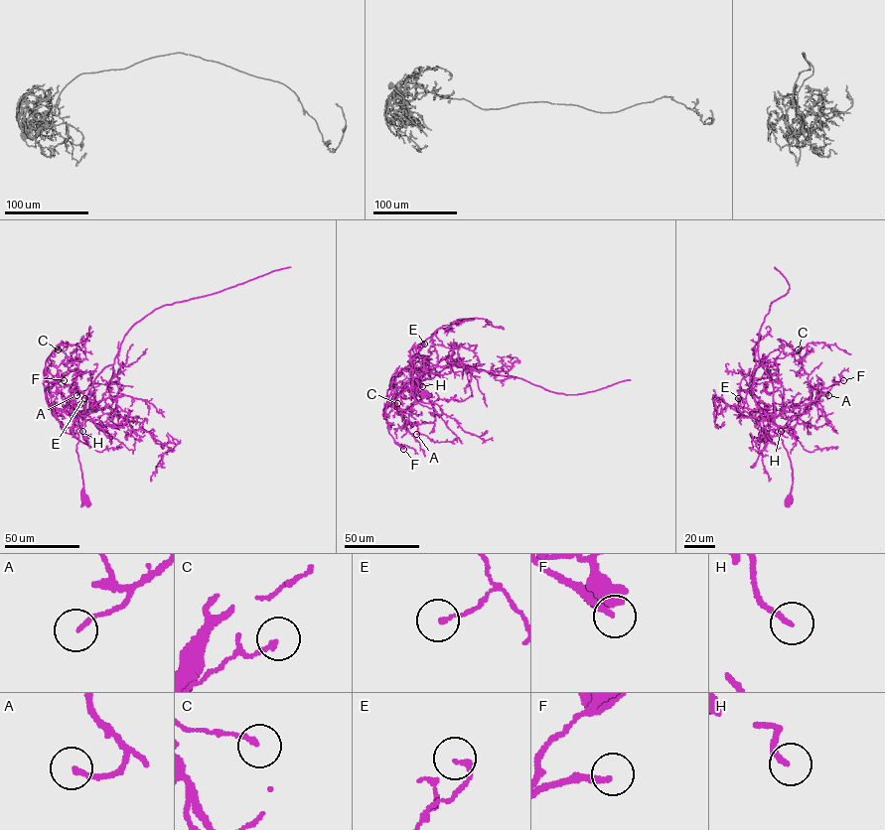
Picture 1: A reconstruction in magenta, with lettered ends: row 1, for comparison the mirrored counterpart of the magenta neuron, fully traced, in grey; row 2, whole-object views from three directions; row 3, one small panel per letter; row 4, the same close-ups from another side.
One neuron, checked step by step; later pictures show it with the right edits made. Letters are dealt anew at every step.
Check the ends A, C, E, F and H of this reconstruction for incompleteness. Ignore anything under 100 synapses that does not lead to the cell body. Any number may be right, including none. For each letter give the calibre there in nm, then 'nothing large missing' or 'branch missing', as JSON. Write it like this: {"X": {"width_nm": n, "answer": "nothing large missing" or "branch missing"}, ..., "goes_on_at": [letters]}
{"A": {"width_nm": 160, "answer": "nothing large missing"}, "C": {"width_nm": 170, "answer": "nothing large missing"}, "E": {"width_nm": 160, "answer": "nothing large missing"}, "F": {"width_nm": 200, "answer": "branch missing"}, "H": {"width_nm": 190, "answer": "nothing large missing"}, "goes_on_at": ["F"]}

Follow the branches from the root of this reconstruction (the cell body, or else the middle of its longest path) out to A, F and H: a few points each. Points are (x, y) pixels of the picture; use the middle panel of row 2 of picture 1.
A: (424, 393), (421, 398), (416, 392), (415, 380), (408, 419), (416, 423), (416, 434)
F: (424, 393), (421, 398), (416, 392), (415, 380), (388, 396), (384, 417), (403, 449)
H: (424, 393), (421, 398), (416, 392), (418, 382), (415, 380), (422, 386)

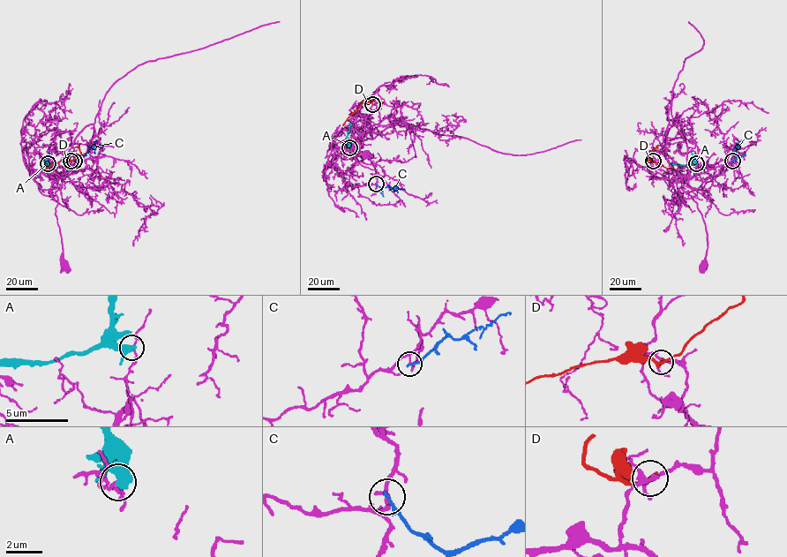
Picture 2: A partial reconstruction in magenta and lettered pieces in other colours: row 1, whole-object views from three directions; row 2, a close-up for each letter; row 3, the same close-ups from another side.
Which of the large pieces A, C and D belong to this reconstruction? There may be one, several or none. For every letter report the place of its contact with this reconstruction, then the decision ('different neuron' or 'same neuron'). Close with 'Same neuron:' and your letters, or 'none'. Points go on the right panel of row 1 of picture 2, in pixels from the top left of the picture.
A: meets magenta at (696, 163); different neuron
C: meets magenta at (732, 161); different neuron
D: meets magenta at (653, 161); different neuron
Same neuron: none

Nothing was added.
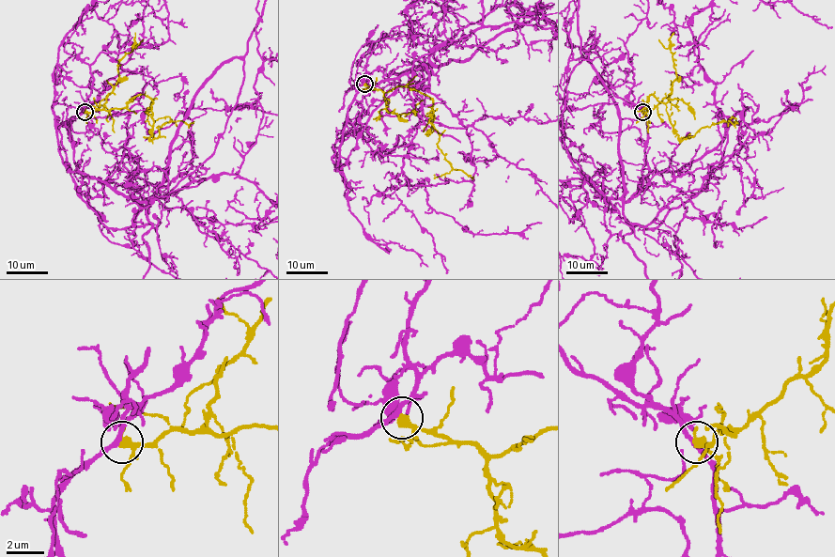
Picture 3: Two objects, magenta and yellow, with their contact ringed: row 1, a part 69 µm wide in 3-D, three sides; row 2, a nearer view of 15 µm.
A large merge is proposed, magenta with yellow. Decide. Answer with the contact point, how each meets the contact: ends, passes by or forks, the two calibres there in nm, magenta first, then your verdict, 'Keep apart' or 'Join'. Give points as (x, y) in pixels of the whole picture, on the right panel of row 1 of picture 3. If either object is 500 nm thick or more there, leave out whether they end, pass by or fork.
Place: (642, 112). At the ring magenta passes by. At the ring yellow passes by. Thickness 240 nm (magenta) against 360 nm. Join

